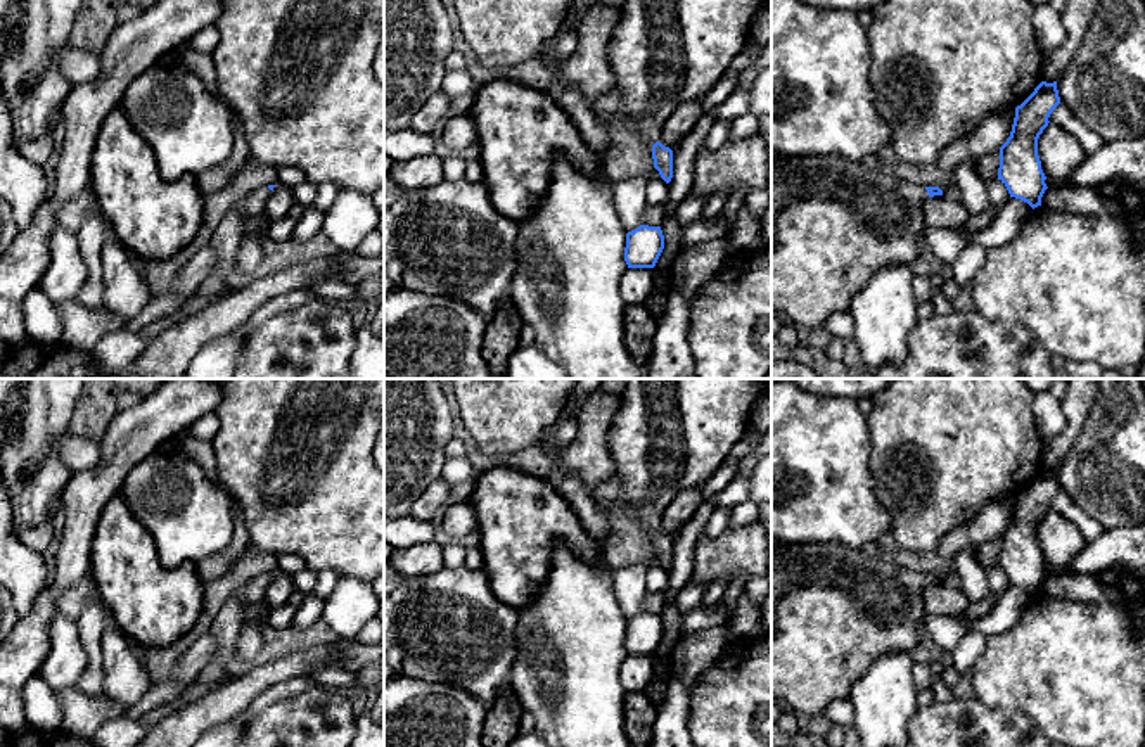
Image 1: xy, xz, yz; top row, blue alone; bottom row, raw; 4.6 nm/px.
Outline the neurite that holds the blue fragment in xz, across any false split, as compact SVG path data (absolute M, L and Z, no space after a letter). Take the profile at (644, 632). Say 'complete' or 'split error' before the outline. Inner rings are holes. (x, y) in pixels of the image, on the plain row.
complete | M640 612L626 621L624 648L628 655L654 655L662 636L661 614Z

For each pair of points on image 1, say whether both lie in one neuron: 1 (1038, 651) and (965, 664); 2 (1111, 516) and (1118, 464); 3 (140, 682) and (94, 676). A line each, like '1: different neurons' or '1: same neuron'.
1: different neurons
2: same neuron
3: different neurons

